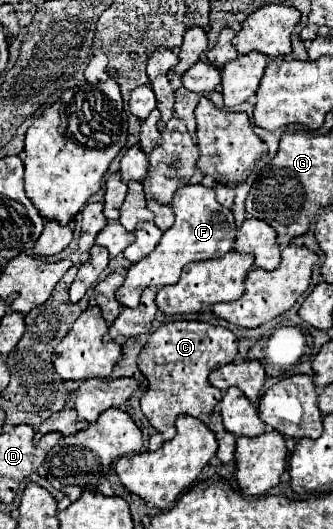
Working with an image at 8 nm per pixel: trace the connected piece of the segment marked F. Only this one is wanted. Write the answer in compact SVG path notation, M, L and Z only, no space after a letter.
M203 184L183 186L175 192L171 208L175 214L175 224L167 232L163 232L161 242L149 256L145 256L127 270L125 282L117 288L115 298L121 306L137 308L139 296L145 288L161 288L167 284L177 284L181 270L189 262L219 258L231 250L237 234L233 212L215 200L213 188L205 188Z

